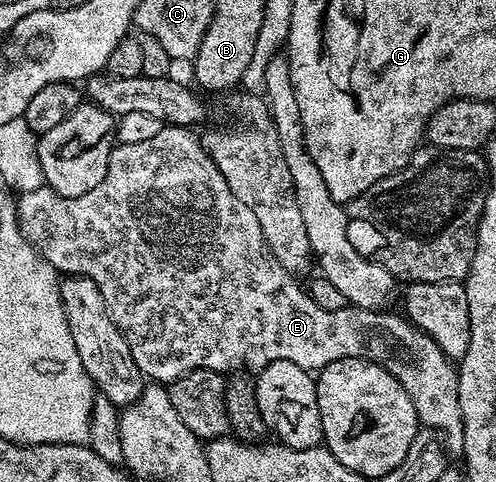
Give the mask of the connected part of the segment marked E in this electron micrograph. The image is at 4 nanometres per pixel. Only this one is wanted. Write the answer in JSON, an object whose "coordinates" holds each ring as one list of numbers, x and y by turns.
{"coordinates":[[166,125,160,131,160,135,147,139,144,143,128,143,127,145,115,144,110,150,108,159,108,175,88,195,76,195,65,197,55,189,41,187,28,191,17,198,19,226,28,239,28,243,52,267,57,269,59,274,71,277,87,277,100,289,104,302,116,327,127,339,131,347,132,357,135,359,136,367,143,378,154,383,169,383,182,377,188,371,197,369,211,369,223,375,231,371,242,371,251,369,257,371,268,367,268,363,287,361,296,363,296,367,307,371,320,371,328,363,336,363,336,359,352,359,359,357,365,361,375,361,380,367,384,367,394,378,402,384,404,391,412,399,416,407,416,415,419,422,427,430,444,438,444,448,447,454,458,455,462,452,464,443,464,423,460,415,460,395,458,394,458,371,452,364,450,358,444,356,440,347,421,329,411,325,405,316,390,313,391,311,379,311,376,309,355,309,347,307,340,311,324,311,324,307,316,307,316,303,310,297,305,288,298,286,299,278,290,273,270,254,266,247,266,240,260,231,260,222,256,220,256,211,252,211,236,195,232,195,232,187,224,179,224,175,216,167,216,163,206,154,199,134,191,131,184,125]]}

